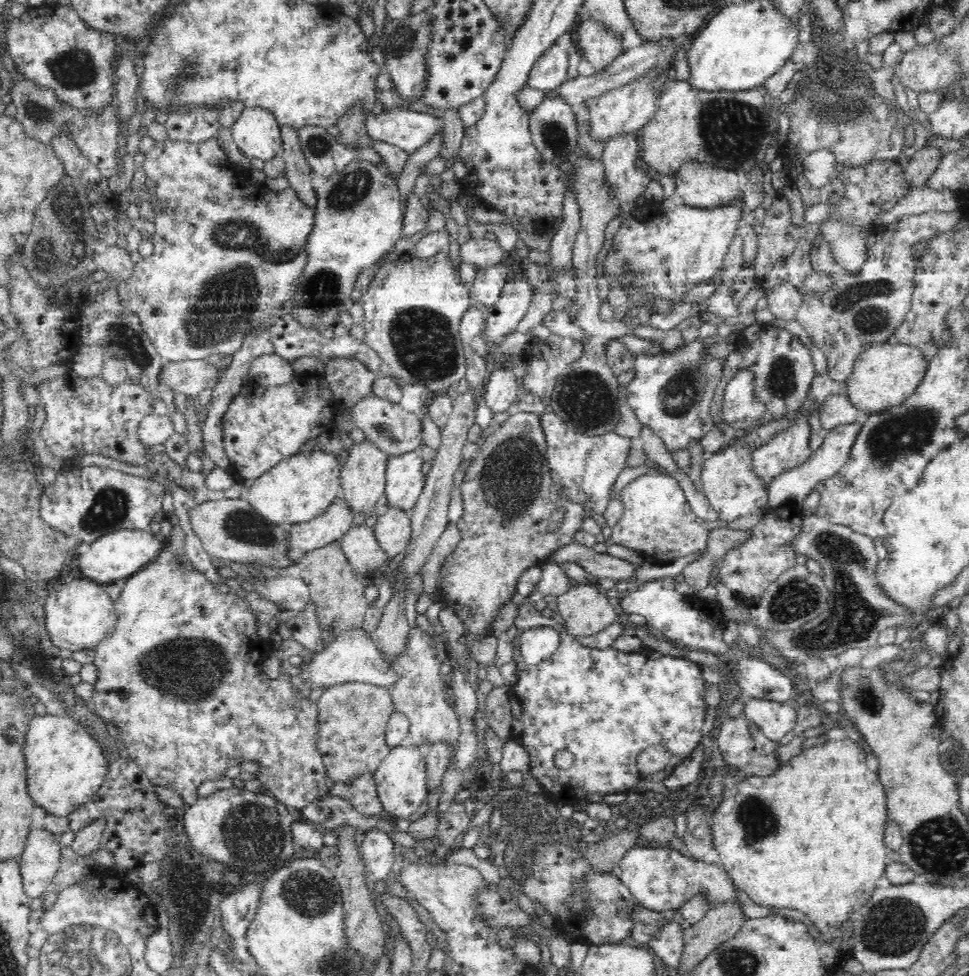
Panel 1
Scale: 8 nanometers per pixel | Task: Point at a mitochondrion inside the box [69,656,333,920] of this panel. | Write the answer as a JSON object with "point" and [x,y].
{"point":[253,832]}

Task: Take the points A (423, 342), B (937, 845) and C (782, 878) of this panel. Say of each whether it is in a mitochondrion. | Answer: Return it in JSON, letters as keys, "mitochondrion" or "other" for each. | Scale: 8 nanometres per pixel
{"A":"mitochondrion","B":"mitochondrion","C":"other"}

